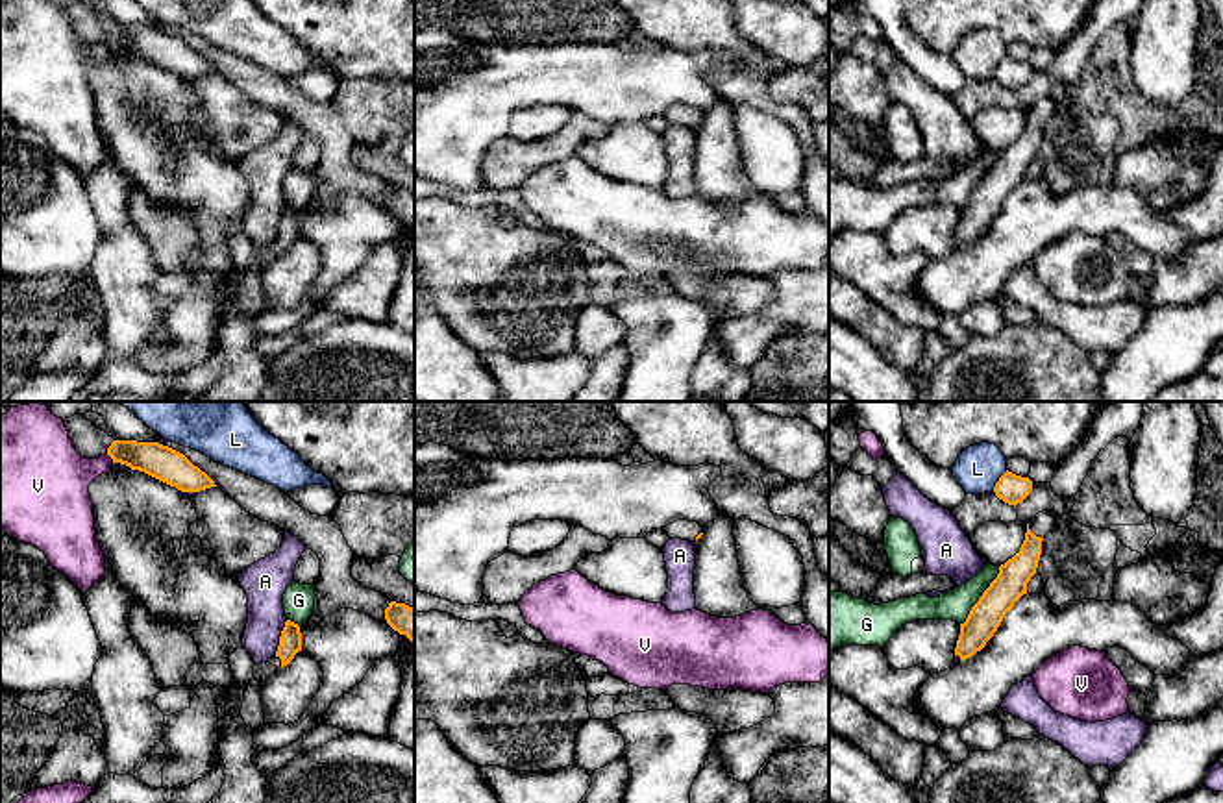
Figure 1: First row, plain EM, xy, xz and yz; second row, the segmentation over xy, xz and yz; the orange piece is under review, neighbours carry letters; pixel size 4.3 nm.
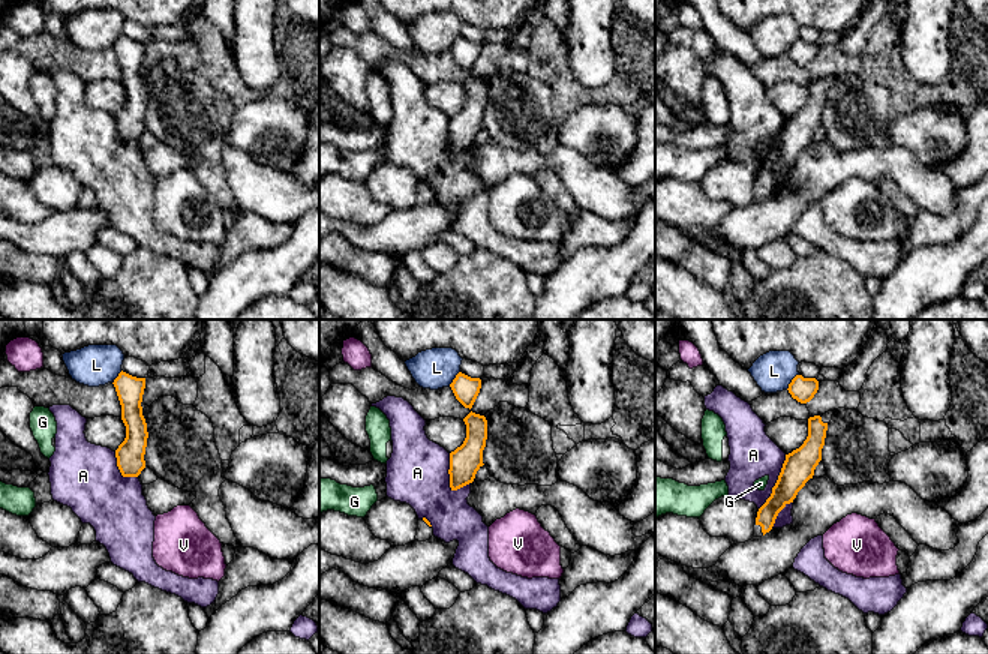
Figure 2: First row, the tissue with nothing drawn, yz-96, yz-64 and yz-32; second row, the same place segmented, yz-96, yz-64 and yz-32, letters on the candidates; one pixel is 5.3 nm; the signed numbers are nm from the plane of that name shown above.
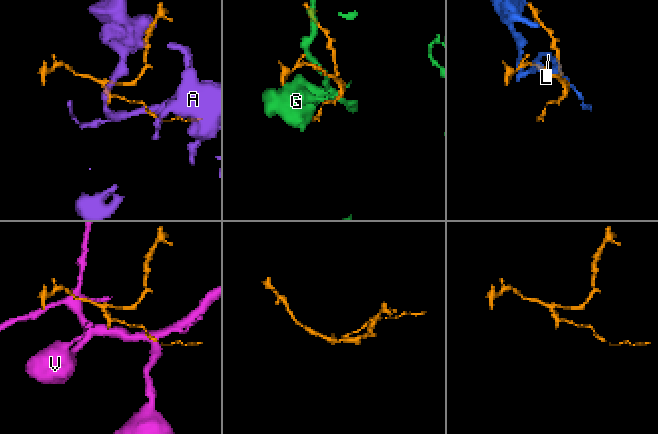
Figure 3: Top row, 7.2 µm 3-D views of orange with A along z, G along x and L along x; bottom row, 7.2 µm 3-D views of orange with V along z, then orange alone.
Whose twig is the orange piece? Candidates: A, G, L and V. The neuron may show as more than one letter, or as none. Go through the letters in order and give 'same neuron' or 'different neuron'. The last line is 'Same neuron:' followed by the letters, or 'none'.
A: different neuron
G: different neuron
L: different neuron
V: different neuron
Same neuron: none

